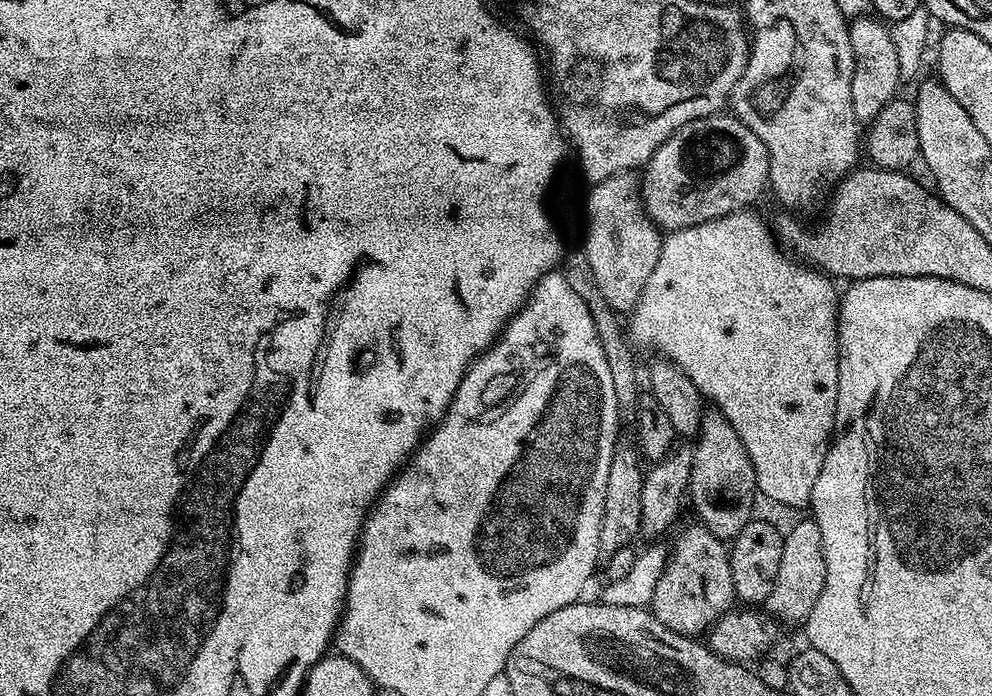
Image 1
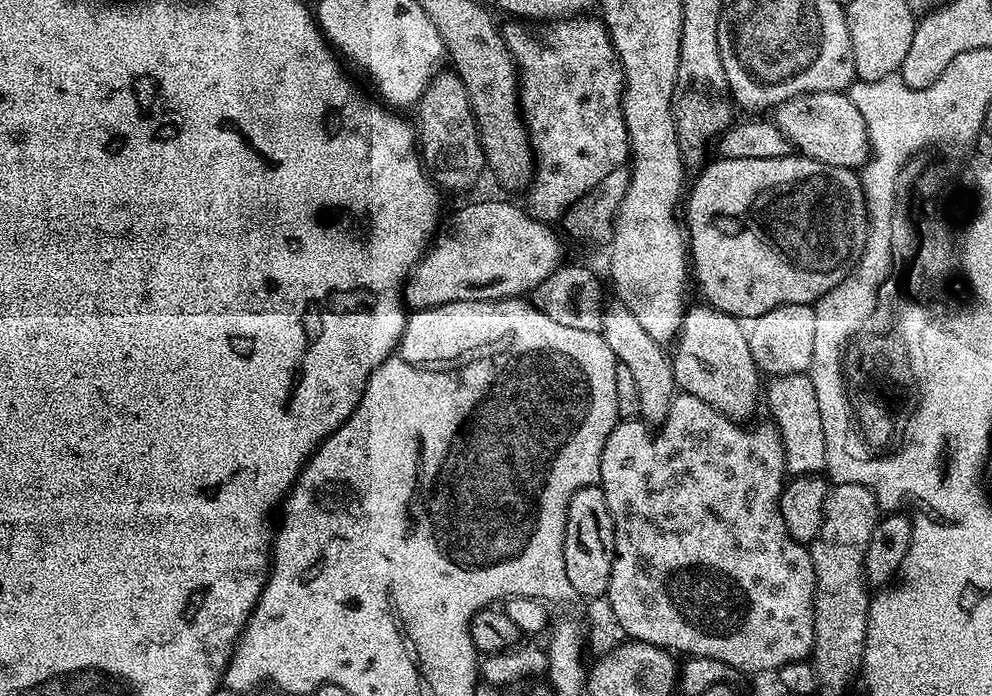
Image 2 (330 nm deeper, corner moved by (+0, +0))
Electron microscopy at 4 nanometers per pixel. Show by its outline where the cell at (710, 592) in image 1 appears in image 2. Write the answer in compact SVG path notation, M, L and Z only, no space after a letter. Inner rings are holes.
M619 302L610 304L603 309L600 332L606 346L610 346L617 361L624 364L626 370L630 370L634 383L638 385L639 419L649 426L659 426L664 423L666 414L670 412L670 402L678 392L669 353L663 345L654 342L654 338L650 338L646 330L642 330L638 318L634 318L634 314L630 314L630 310L626 310L624 304Z

